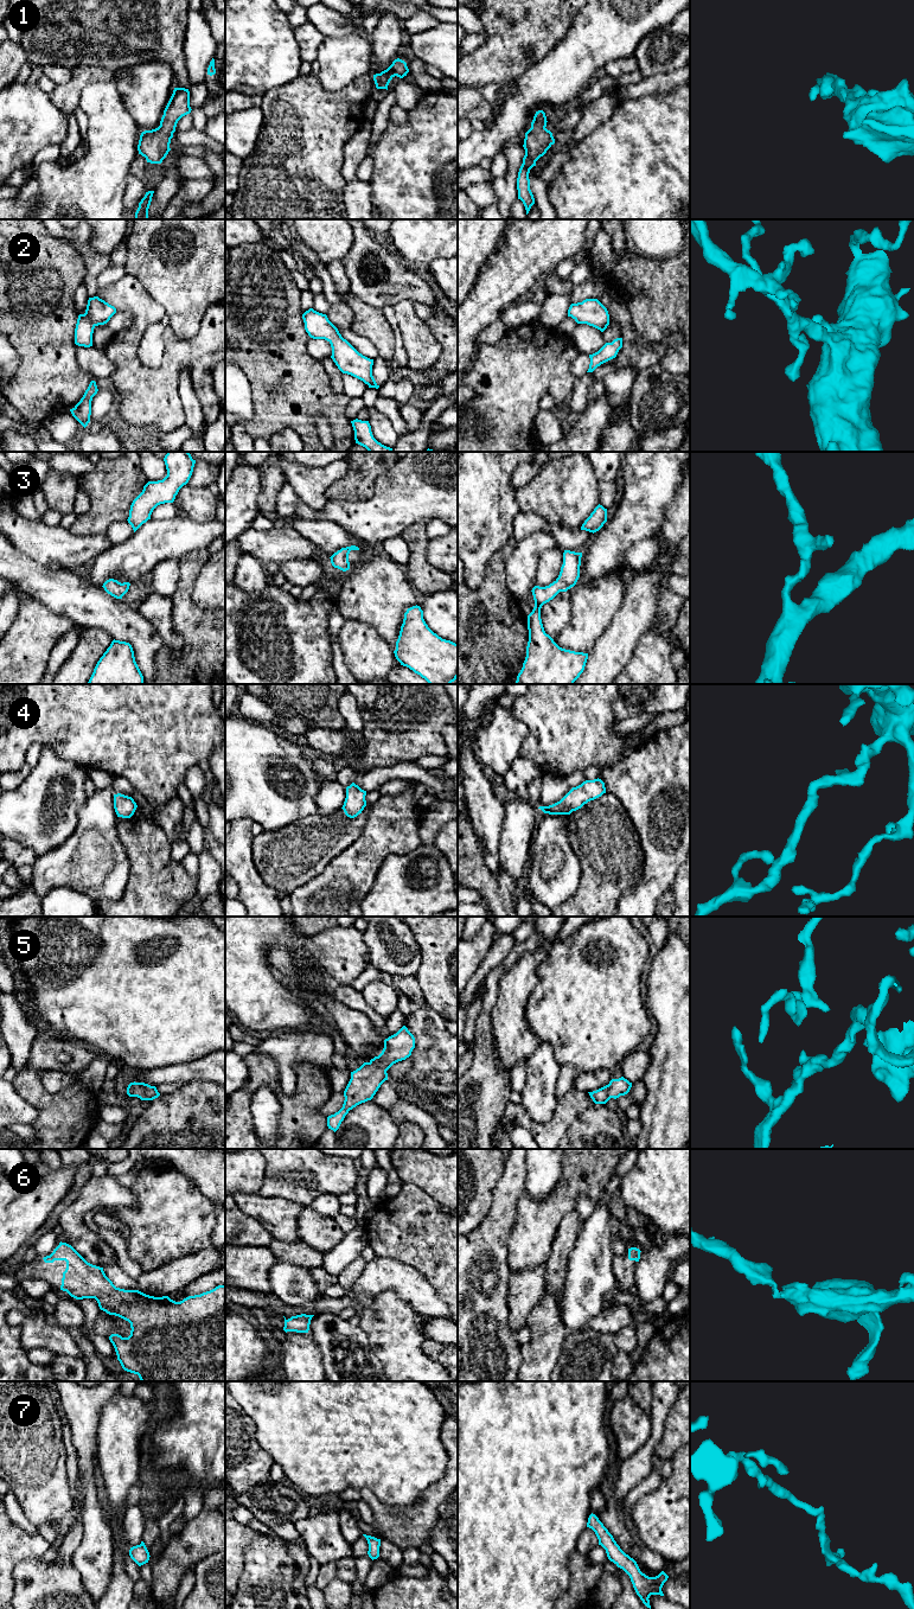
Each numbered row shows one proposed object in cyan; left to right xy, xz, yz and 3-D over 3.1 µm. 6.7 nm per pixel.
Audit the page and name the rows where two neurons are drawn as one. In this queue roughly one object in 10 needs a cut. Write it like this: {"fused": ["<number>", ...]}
{"fused": []}

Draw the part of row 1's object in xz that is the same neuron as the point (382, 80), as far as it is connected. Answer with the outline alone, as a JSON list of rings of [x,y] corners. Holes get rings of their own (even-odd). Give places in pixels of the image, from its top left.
[[[400,58],[395,59],[392,64],[381,74],[373,75],[373,81],[377,89],[386,89],[390,81],[397,76],[403,78],[409,72],[407,63]]]

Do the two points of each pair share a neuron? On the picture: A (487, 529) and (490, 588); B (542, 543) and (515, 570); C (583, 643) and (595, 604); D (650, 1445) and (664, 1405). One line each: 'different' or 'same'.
A: different
B: same
C: same
D: same

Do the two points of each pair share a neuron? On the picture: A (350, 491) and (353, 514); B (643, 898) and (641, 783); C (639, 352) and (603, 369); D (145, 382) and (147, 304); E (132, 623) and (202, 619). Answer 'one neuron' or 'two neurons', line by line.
A: two neurons
B: one neuron
C: one neuron
D: one neuron
E: two neurons

